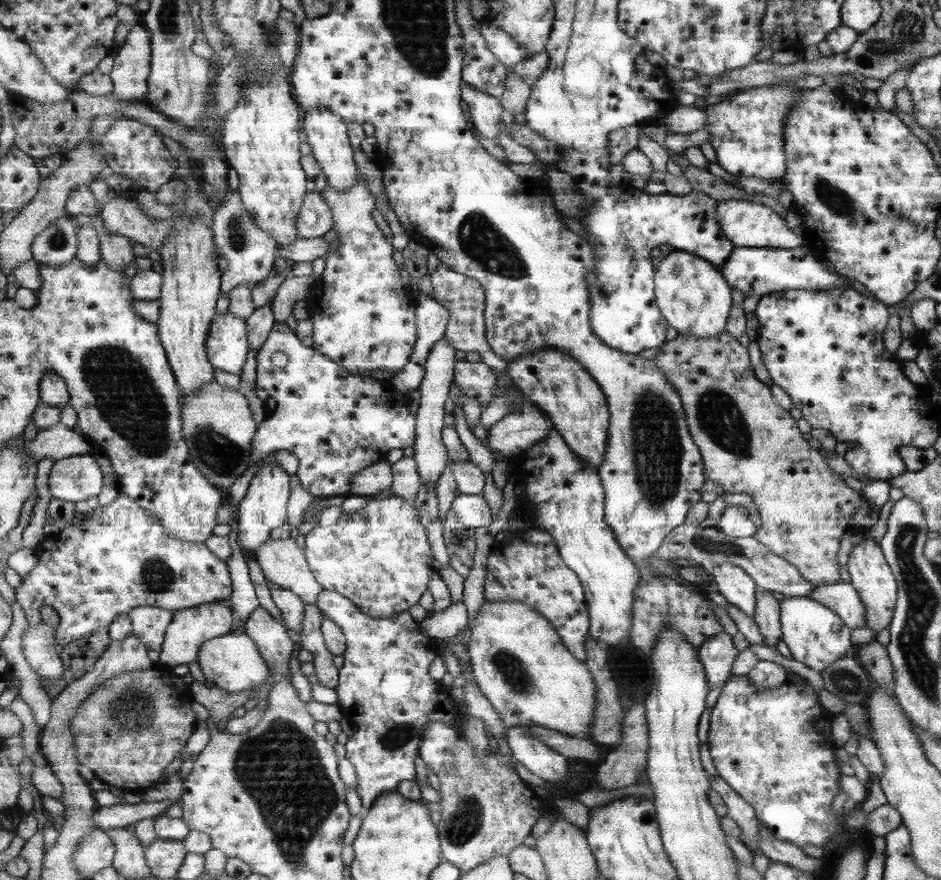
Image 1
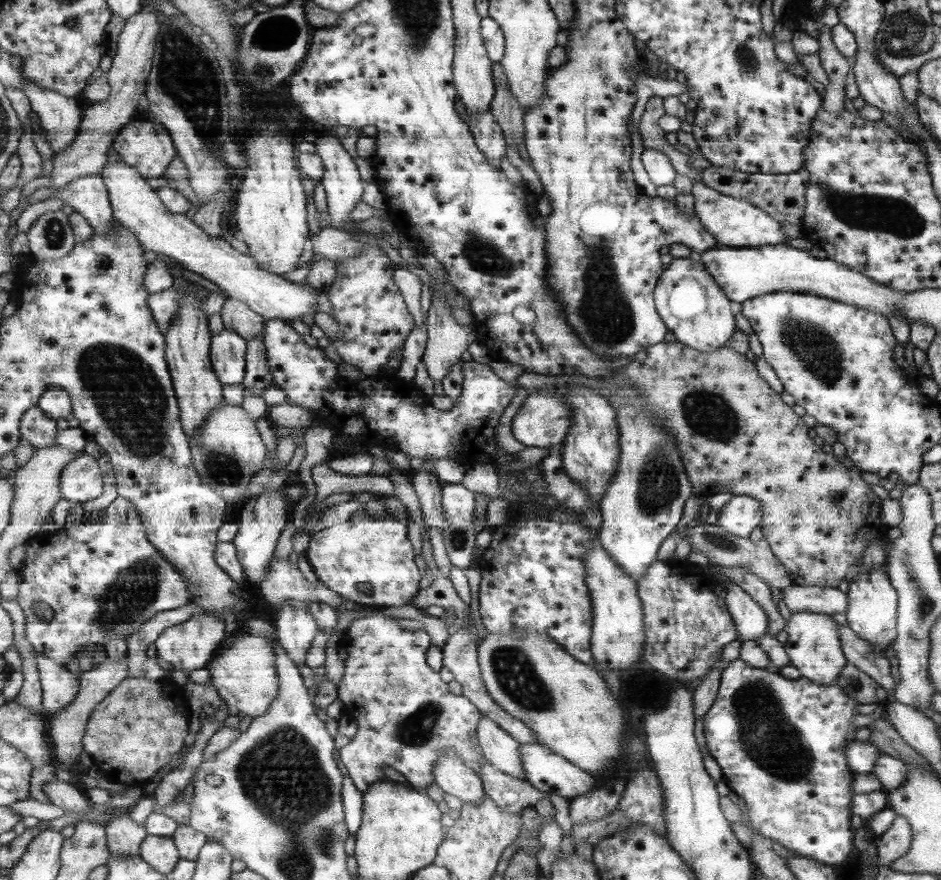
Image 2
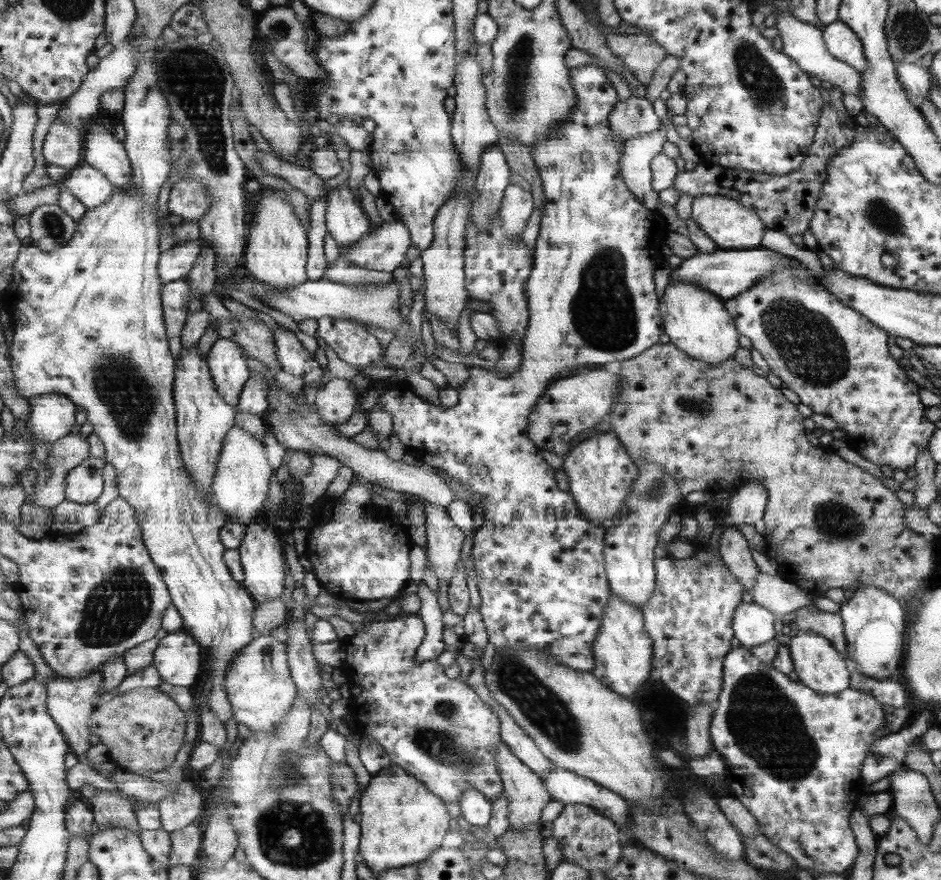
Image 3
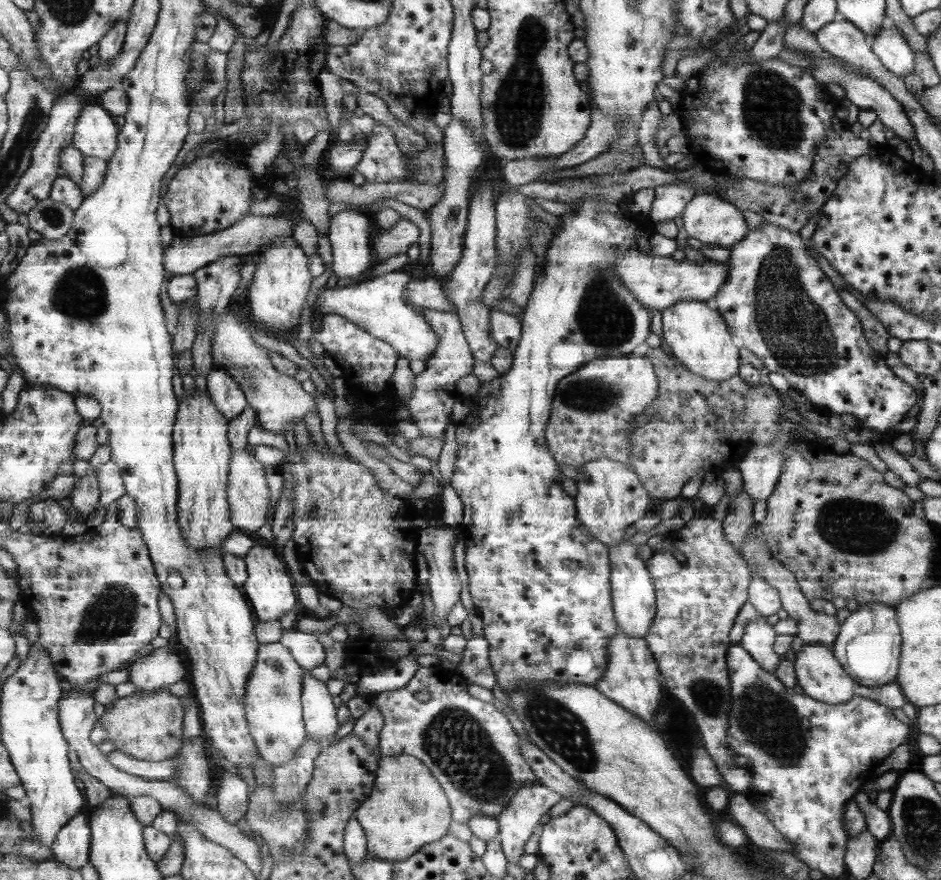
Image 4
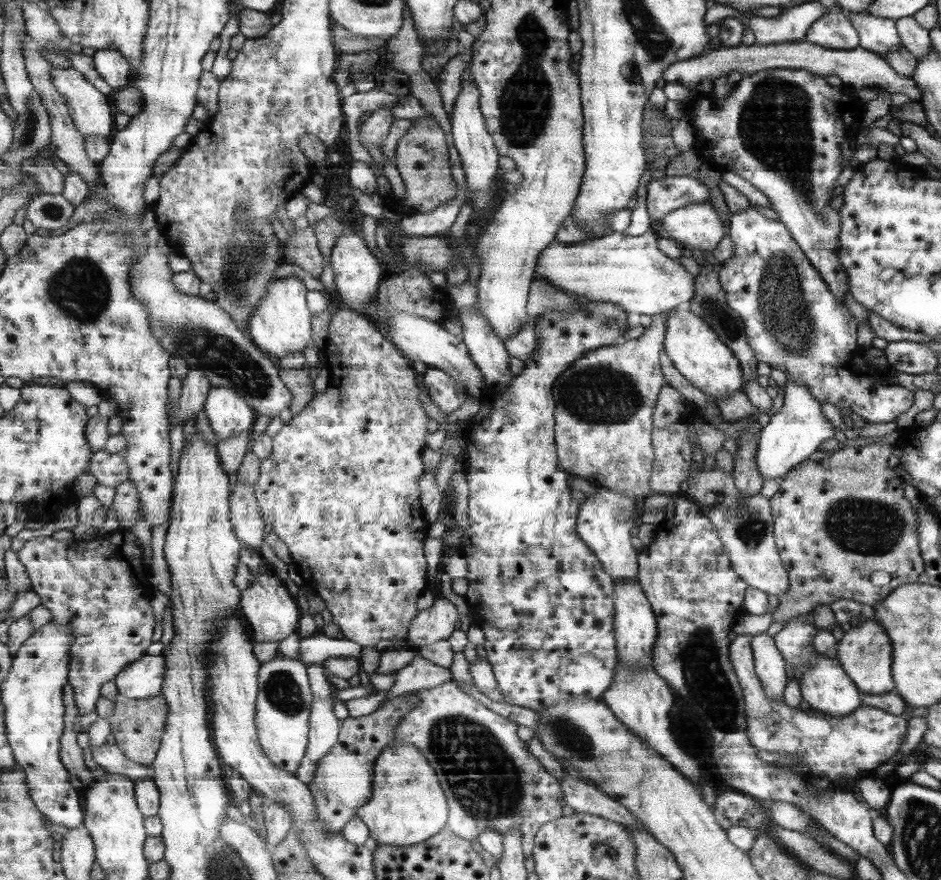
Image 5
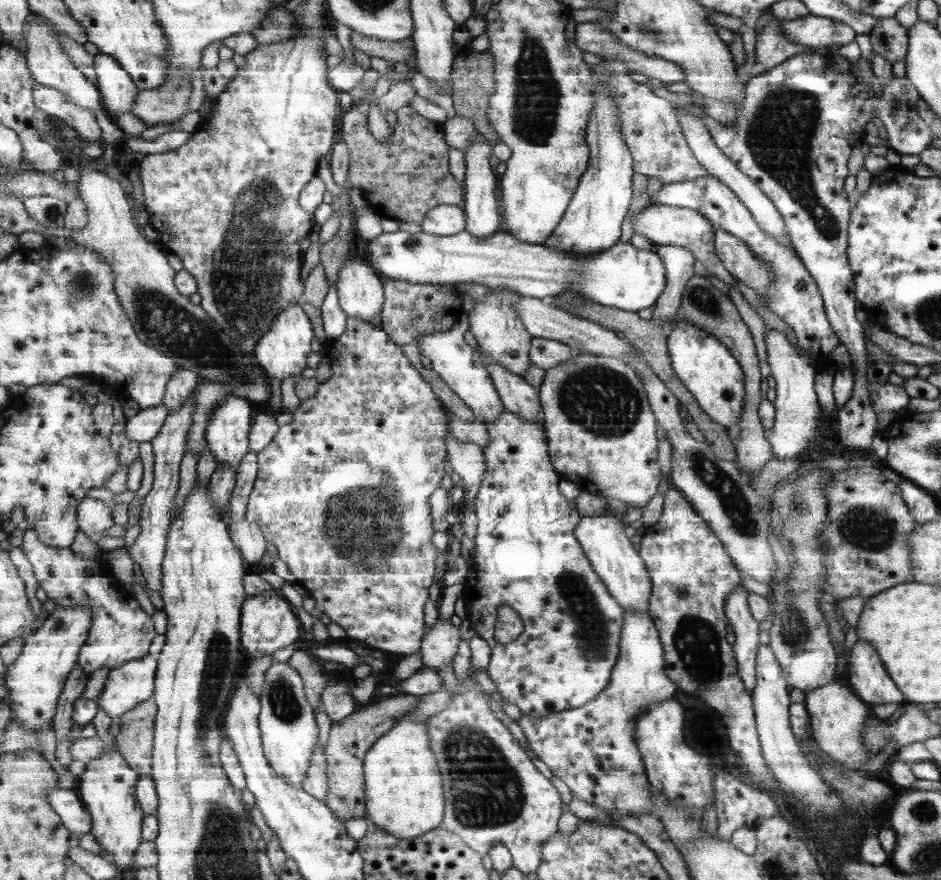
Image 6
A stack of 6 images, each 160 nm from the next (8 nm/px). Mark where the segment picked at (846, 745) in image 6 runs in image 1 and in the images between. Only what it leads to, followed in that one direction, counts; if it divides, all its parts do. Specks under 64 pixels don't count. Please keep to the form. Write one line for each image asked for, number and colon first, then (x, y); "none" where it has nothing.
1: (815, 637)
2: (812, 646)
3: (817, 664)
4: (820, 676)
5: (825, 687)

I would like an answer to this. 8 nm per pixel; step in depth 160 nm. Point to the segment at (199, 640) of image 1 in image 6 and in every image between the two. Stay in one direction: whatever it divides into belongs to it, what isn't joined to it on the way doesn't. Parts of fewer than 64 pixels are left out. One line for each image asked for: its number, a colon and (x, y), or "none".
2: (190, 646)
3: (178, 658)
4: (164, 666)
5: (143, 679)
6: (134, 683)

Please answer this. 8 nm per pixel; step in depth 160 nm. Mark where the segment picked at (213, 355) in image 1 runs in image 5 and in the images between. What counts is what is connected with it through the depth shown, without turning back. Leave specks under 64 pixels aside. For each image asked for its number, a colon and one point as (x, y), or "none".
2: (229, 350)
3: (230, 370)
4: (224, 390)
5: (229, 415)

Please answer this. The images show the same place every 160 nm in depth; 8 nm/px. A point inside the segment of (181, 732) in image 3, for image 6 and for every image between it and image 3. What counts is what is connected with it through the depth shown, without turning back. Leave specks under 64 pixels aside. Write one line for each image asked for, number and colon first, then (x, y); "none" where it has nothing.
4: (148, 726)
5: (138, 726)
6: (136, 739)

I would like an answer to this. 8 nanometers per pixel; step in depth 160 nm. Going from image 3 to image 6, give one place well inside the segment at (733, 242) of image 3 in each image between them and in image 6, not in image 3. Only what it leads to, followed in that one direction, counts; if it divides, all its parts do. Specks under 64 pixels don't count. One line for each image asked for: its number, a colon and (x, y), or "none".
4: (707, 218)
5: (698, 226)
6: (661, 225)

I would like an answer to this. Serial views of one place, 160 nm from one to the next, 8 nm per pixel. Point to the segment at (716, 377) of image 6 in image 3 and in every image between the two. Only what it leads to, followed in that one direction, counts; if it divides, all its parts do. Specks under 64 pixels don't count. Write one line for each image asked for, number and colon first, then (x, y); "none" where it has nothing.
3: (695, 320)
4: (697, 334)
5: (697, 353)

